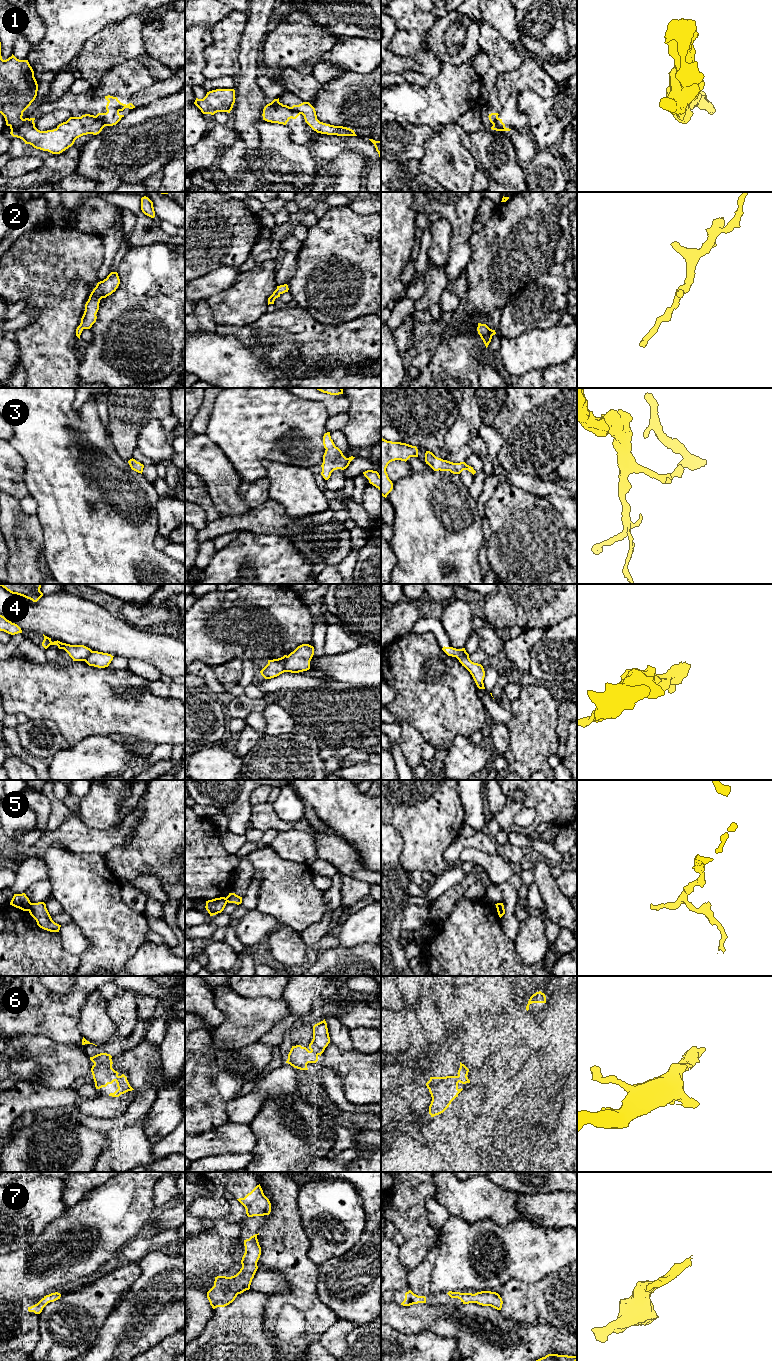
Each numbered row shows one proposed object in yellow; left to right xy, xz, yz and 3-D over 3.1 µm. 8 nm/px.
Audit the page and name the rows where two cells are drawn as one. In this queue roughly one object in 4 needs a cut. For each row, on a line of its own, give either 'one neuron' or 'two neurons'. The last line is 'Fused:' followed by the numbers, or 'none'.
1: two neurons
2: one neuron
3: one neuron
4: two neurons
5: two neurons
6: one neuron
7: one neuron
Fused: 1, 4, 5

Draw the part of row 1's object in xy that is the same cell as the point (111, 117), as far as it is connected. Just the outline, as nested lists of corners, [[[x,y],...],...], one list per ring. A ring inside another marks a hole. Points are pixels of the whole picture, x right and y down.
[[[105,96],[105,99],[108,101],[106,105],[106,113],[98,113],[96,117],[100,118],[105,126],[116,125],[124,115],[120,115],[119,112],[123,111],[125,108],[133,109],[135,106],[132,103],[123,104],[117,97]]]

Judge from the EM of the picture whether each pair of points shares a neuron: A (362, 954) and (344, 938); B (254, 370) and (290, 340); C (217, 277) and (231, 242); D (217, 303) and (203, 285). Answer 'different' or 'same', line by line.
A: different
B: different
C: different
D: different

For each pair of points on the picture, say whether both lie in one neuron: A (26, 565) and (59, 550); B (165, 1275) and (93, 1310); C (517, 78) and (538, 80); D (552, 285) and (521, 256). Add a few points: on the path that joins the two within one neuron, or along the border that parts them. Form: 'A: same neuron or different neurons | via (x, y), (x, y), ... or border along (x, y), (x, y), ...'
A: different neurons | border along (43, 529), (42, 553)
B: different neurons | border along (119, 1301), (116, 1304)
C: same neuron | via (522, 78), (533, 78)
D: different neurons | border along (554, 261), (544, 272), (521, 288)

